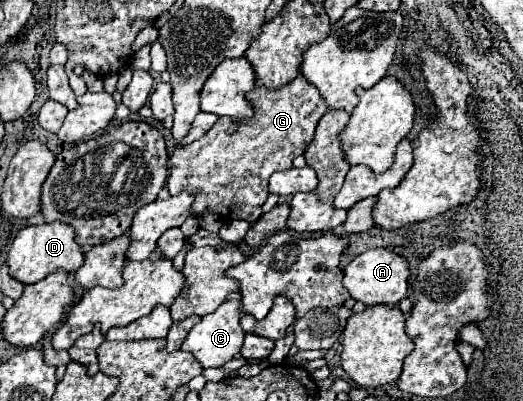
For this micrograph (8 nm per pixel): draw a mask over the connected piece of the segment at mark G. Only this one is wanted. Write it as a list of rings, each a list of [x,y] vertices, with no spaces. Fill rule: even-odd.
[[[301,72],[283,88],[255,88],[247,98],[255,106],[255,116],[239,120],[235,132],[227,132],[233,118],[219,118],[203,138],[181,146],[171,154],[171,170],[167,178],[167,188],[171,186],[169,194],[173,196],[183,190],[195,192],[197,200],[193,204],[193,216],[213,210],[223,218],[255,222],[261,216],[259,208],[269,196],[269,176],[293,168],[293,160],[307,150],[317,122],[327,112],[325,98],[317,94],[315,86],[309,86],[309,82],[301,78]]]

